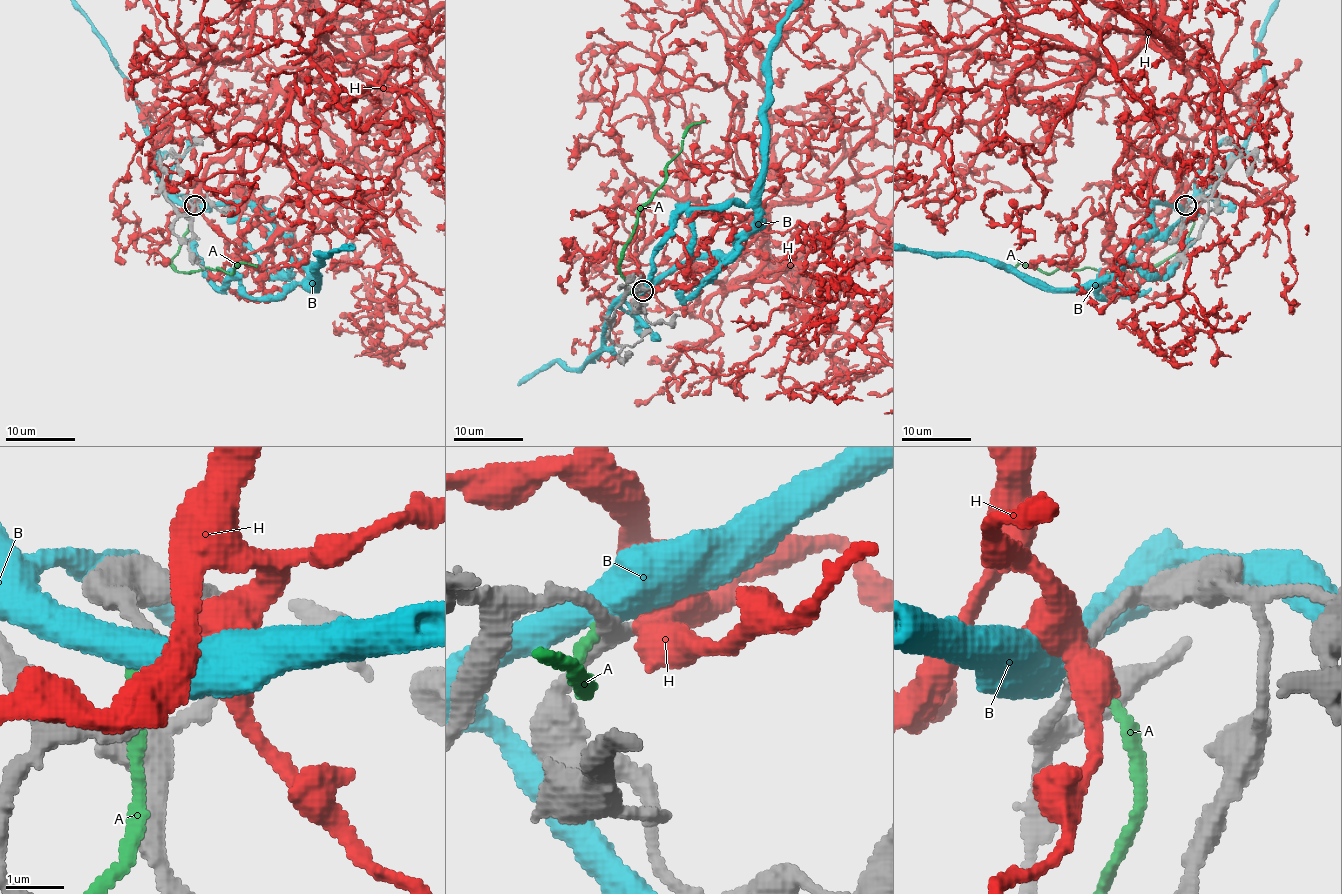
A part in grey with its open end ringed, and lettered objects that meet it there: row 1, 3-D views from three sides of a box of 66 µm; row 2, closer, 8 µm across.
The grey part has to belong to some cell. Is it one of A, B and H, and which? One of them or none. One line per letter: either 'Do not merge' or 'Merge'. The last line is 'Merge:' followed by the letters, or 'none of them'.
A: Do not merge
B: Do not merge
H: Merge
Merge: H

